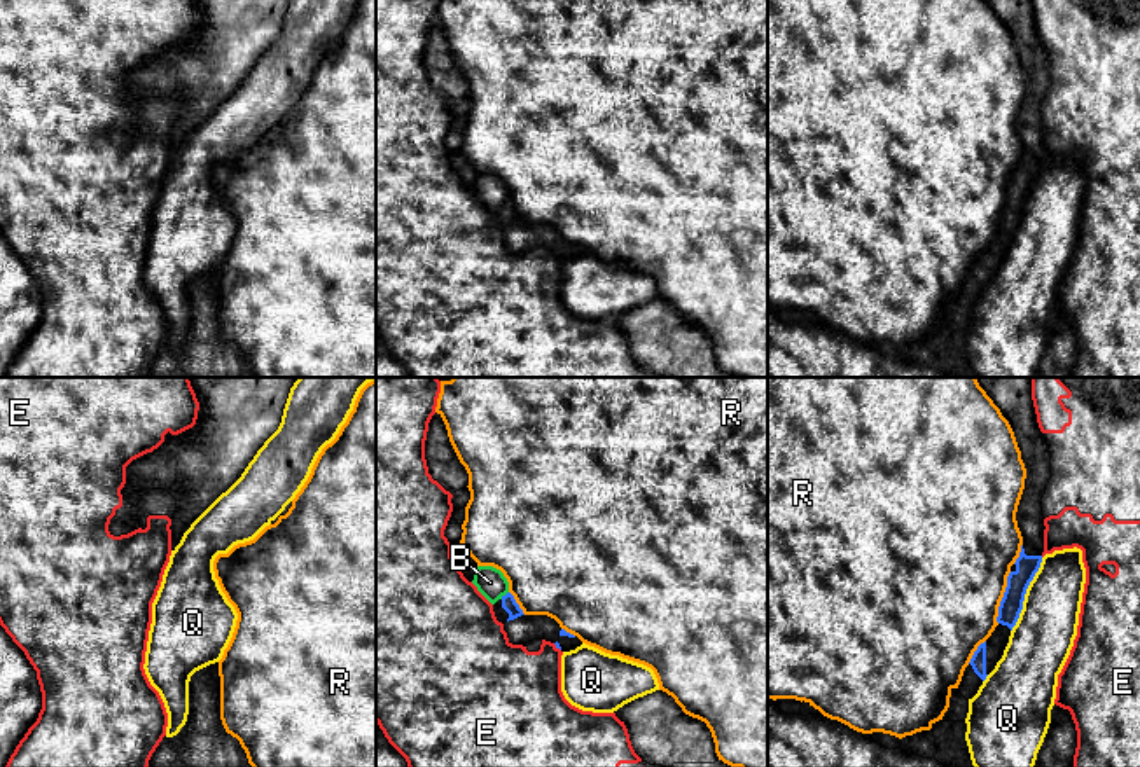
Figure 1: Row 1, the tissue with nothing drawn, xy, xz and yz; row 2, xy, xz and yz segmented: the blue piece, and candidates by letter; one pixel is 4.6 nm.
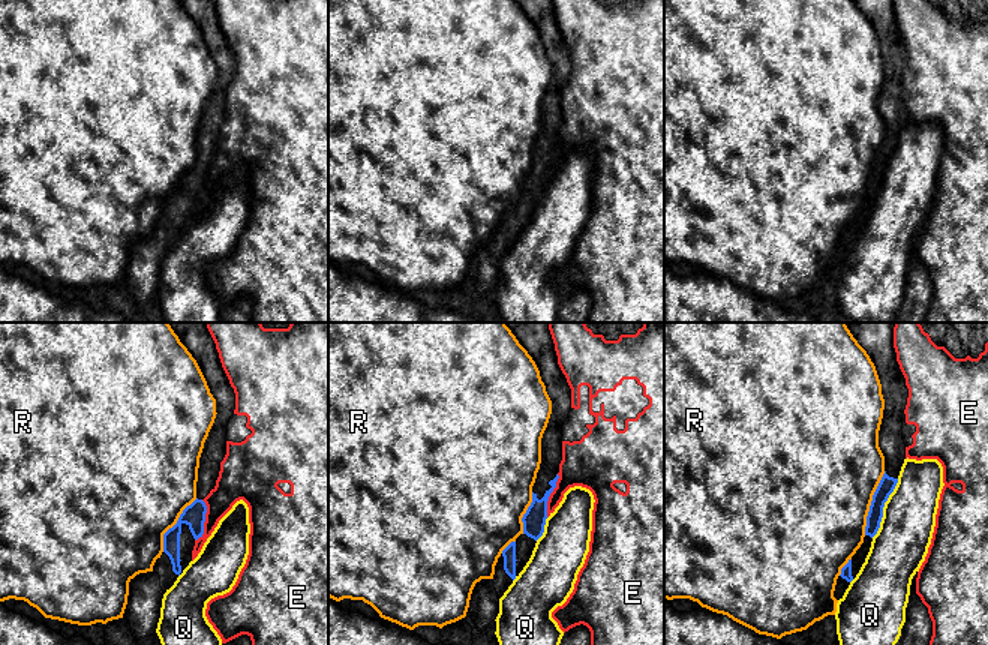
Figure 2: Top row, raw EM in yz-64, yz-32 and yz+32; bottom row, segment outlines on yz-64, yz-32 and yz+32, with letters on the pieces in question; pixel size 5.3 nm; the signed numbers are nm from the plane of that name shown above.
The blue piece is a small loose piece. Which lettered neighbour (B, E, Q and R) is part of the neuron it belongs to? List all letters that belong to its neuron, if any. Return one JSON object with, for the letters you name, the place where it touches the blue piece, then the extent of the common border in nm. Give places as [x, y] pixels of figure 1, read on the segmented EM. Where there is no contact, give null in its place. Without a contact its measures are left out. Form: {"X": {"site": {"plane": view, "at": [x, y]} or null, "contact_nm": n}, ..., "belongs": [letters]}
{"belongs": []}

